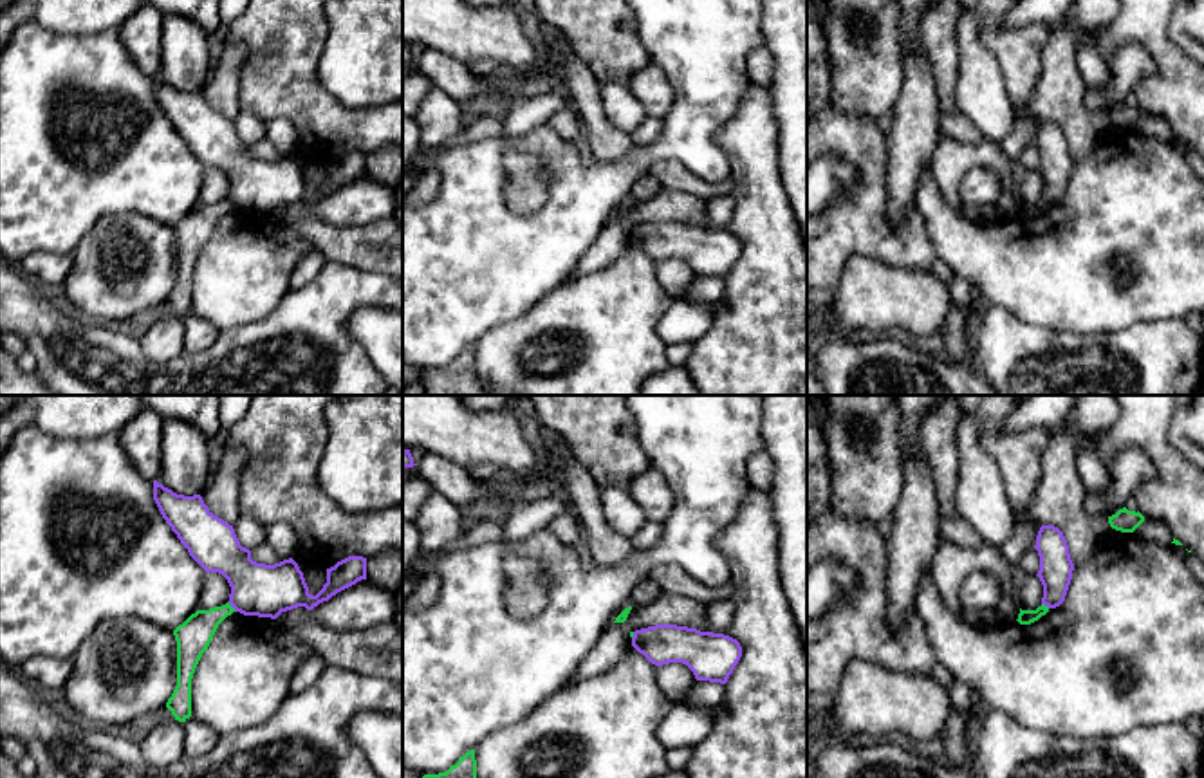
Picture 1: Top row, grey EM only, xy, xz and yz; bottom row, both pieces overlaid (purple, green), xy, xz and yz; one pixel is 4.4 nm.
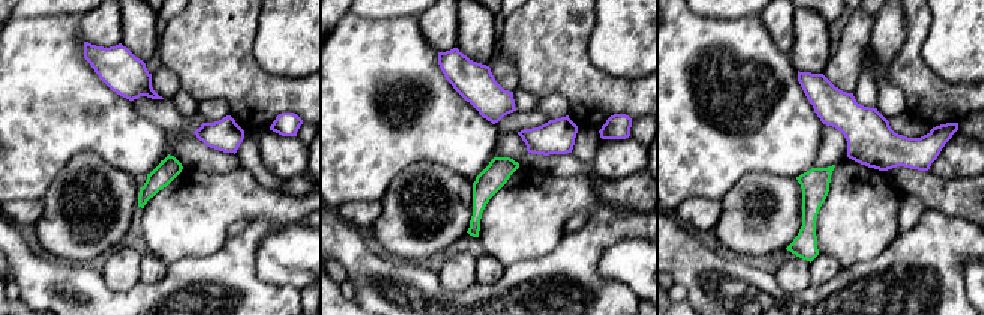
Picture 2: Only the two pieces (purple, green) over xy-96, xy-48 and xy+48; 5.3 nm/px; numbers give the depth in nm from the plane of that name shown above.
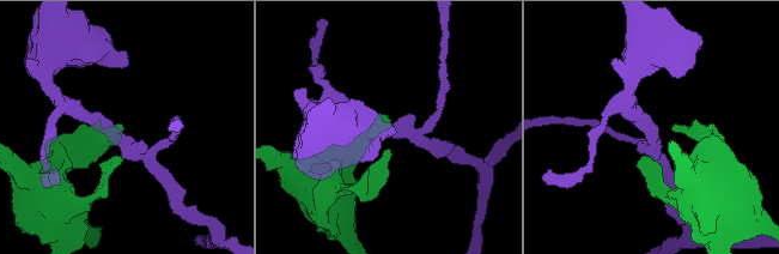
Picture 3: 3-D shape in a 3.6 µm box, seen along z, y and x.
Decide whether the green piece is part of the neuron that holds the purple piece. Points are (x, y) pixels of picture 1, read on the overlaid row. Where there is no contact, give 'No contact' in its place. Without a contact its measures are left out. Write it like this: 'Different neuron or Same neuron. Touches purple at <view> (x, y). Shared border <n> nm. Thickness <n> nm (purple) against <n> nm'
Different neuron. Touches purple at xy (231, 605). Shared border 60 nm. Thickness 240 nm (purple) against 160 nm

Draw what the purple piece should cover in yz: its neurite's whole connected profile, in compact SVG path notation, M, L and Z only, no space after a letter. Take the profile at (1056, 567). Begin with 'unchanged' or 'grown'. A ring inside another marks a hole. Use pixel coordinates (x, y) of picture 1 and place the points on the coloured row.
unchanged; M1042 525L1034 549L1040 556L1040 570L1036 576L1043 585L1042 605L1056 608L1065 601L1074 570L1067 540L1058 527Z

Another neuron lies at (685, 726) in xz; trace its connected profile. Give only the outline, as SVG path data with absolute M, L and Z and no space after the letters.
M675 702L657 735L666 749L695 747L708 736L713 720L715 715L709 711Z

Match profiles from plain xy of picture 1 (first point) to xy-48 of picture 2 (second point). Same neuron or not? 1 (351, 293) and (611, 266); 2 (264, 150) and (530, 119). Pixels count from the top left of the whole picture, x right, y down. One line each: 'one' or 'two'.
1: two
2: one

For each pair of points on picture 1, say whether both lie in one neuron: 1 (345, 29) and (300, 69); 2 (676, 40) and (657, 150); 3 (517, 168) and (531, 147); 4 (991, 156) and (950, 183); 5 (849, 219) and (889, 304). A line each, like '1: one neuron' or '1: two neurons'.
1: two neurons
2: one neuron
3: two neurons
4: one neuron
5: two neurons

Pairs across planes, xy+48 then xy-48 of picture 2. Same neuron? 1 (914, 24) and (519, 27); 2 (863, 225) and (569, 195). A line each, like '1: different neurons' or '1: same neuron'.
1: same neuron
2: same neuron

